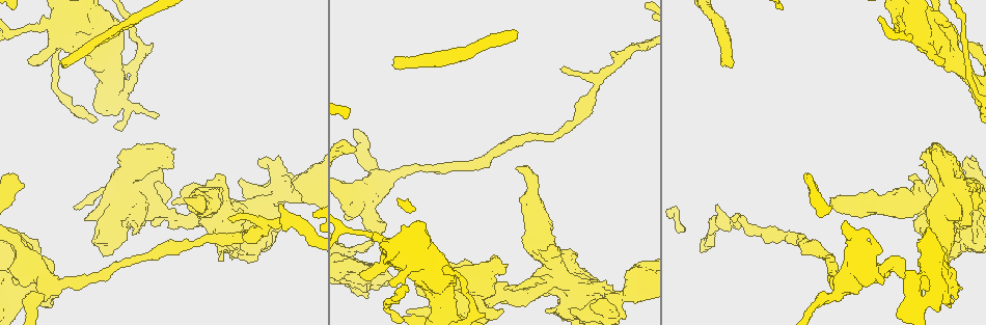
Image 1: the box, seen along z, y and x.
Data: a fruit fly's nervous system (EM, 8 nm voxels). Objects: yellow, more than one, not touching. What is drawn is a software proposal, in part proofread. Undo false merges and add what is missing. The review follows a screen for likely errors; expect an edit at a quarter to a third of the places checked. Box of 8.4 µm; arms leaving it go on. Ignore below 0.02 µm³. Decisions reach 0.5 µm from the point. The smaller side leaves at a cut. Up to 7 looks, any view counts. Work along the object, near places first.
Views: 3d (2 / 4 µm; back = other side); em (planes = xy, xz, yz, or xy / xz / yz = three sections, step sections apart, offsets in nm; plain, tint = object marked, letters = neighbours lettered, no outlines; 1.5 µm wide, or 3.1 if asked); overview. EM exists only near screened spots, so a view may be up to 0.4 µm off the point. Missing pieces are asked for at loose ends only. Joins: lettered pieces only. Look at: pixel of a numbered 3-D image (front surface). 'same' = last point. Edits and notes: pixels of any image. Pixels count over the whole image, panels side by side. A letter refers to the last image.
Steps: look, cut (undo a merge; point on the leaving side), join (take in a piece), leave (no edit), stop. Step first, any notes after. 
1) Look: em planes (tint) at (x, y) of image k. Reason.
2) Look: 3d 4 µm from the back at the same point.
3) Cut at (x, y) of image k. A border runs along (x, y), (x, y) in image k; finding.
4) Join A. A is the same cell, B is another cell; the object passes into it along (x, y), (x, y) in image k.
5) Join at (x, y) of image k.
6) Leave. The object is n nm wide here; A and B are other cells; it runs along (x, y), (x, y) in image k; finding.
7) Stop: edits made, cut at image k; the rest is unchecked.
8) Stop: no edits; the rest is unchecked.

Look: 3d 4 µm at (61, 66) of image 1. Free end.

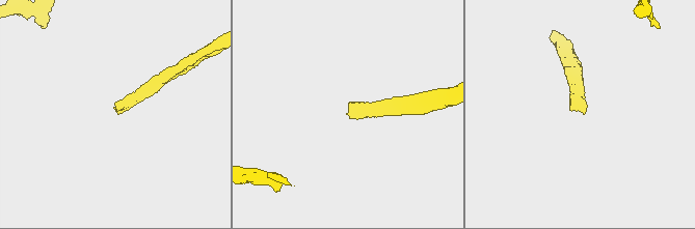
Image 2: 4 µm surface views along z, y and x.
Look: em planes (letters) at (117, 113) of image 2. Now the EM.

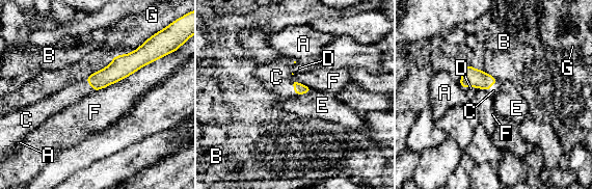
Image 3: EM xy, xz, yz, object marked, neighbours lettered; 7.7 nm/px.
Join C. C is the same cell, A, B, D, E, F and G are other cells; the object passes into it along (299, 88), (293, 86), (276, 77) in image 3; it goes on there.

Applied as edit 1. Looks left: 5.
Look: overview. See it whole again.

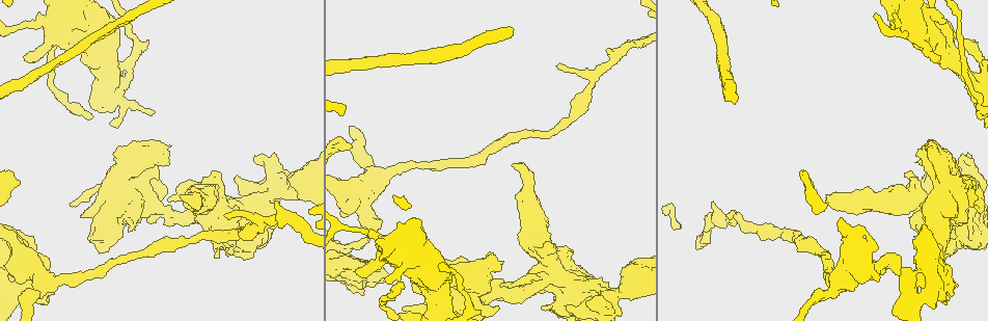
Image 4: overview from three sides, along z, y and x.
Look: em xy step 4 (letters) at (350, 226) of image 4. Thin neck.

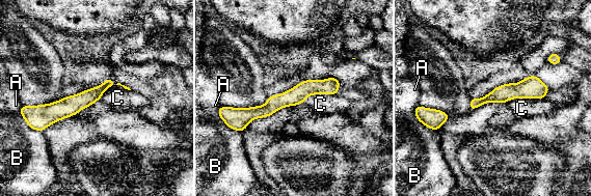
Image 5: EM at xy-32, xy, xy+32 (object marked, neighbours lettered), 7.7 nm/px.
Leave. A, B and C are other cells; it runs along (336, 83), (264, 111), (225, 112) in image 5; one neuron here.

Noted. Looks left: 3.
Look: em planes (letters) at (943, 252) of image 4. An open end.

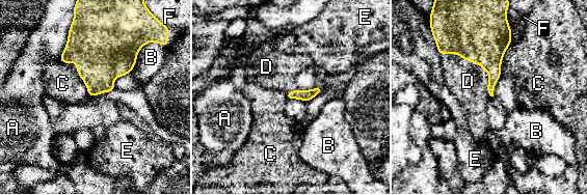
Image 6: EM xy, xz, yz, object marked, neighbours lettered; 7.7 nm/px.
Join D. D is the same cell, A, B, C, E and F are other cells; the neuron continues.

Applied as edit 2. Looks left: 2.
Stop: edits made, join at image 3, join at image 6; the rest is unchecked.

